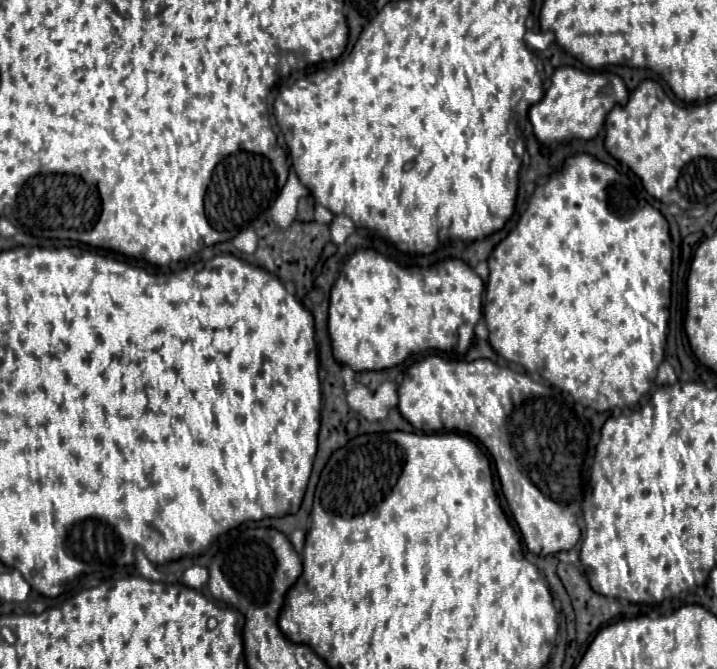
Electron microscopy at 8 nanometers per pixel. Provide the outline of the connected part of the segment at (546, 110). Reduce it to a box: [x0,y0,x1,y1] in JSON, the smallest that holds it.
[528,66,628,144]

